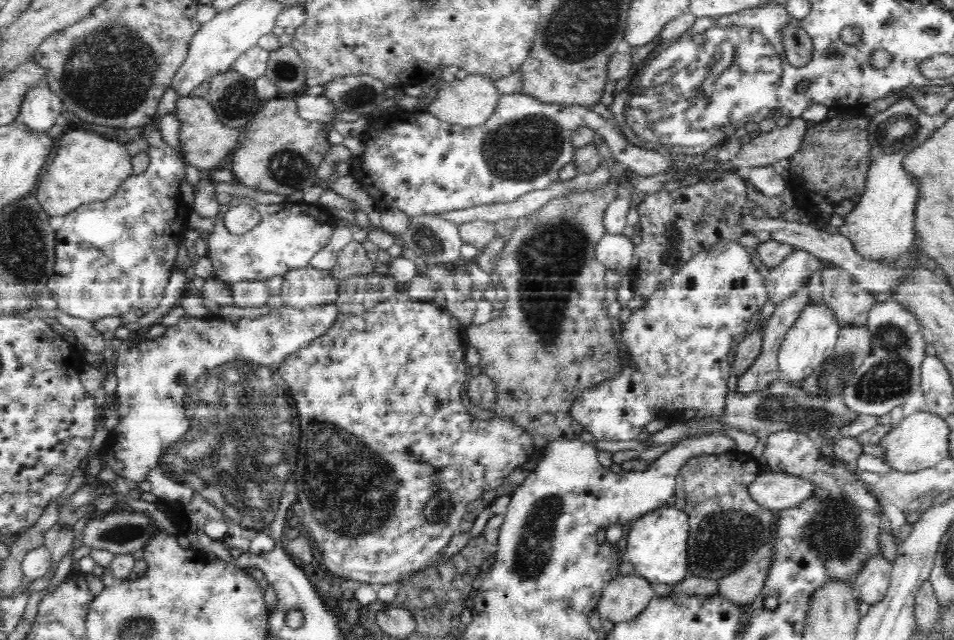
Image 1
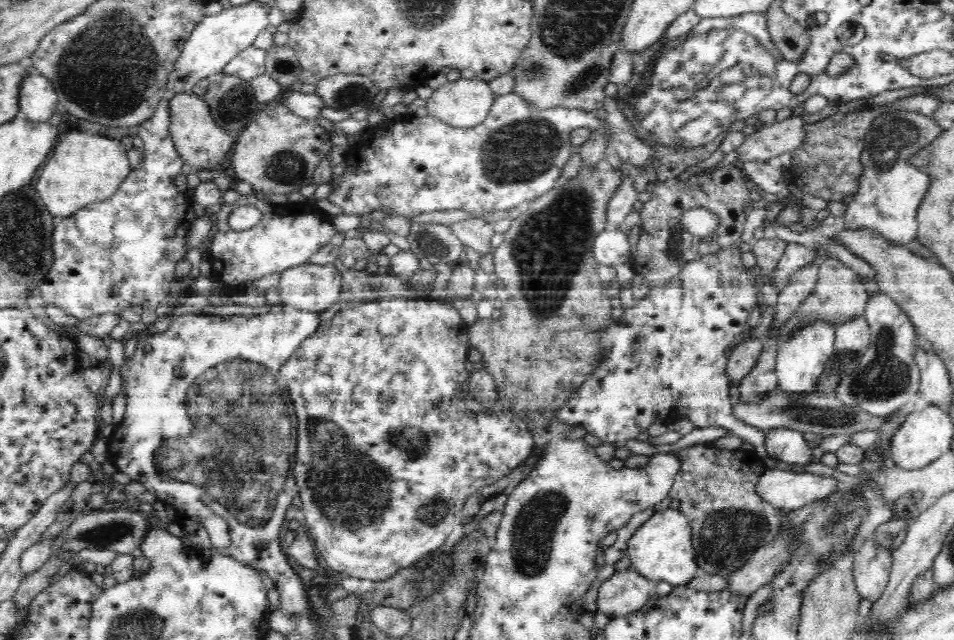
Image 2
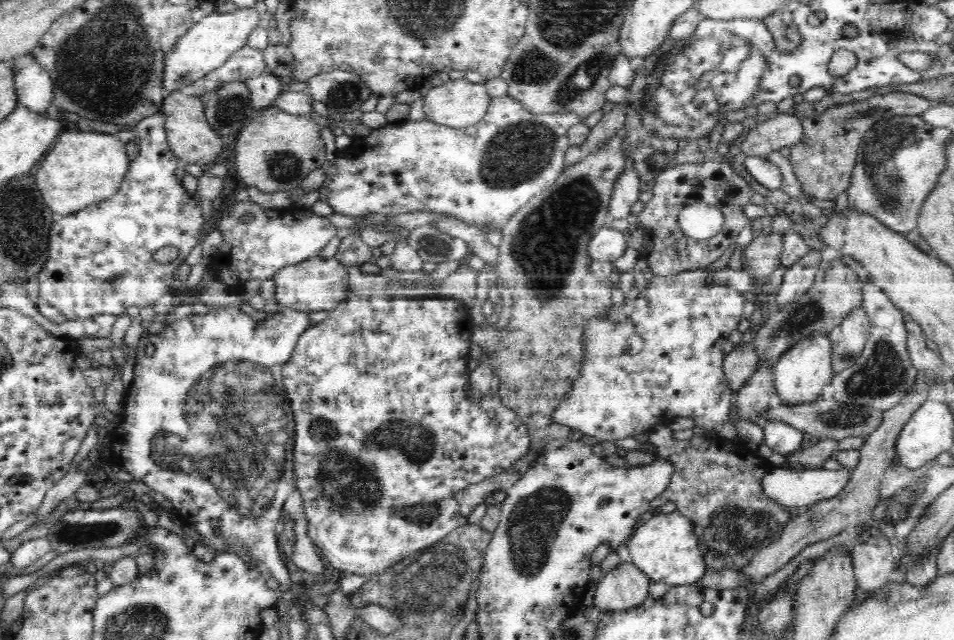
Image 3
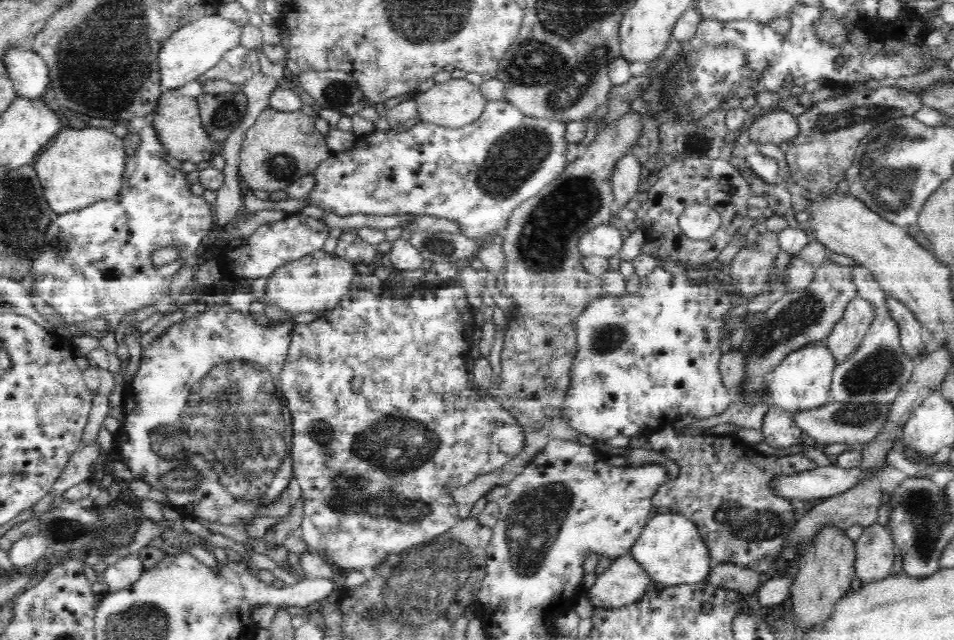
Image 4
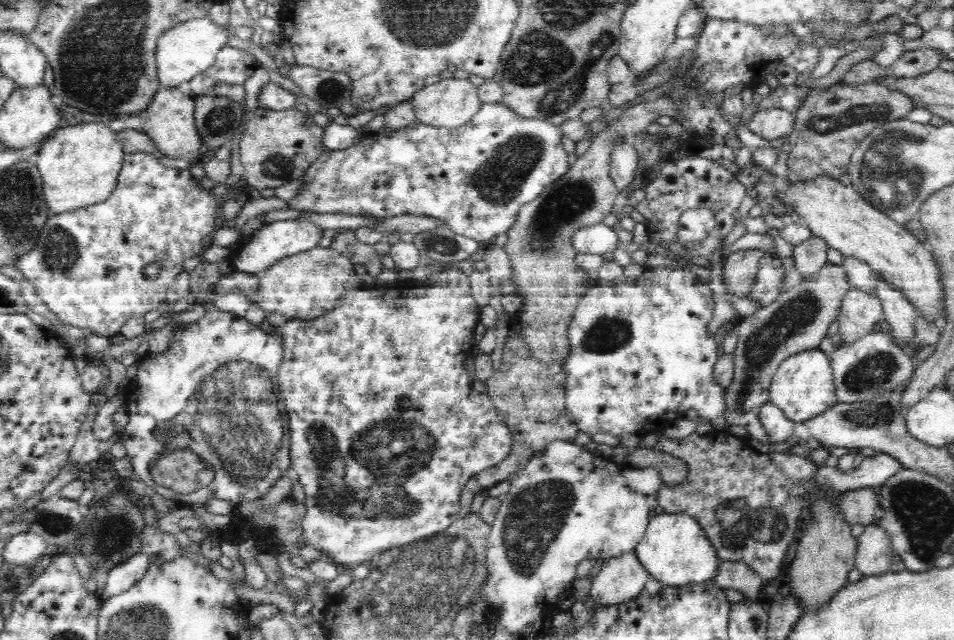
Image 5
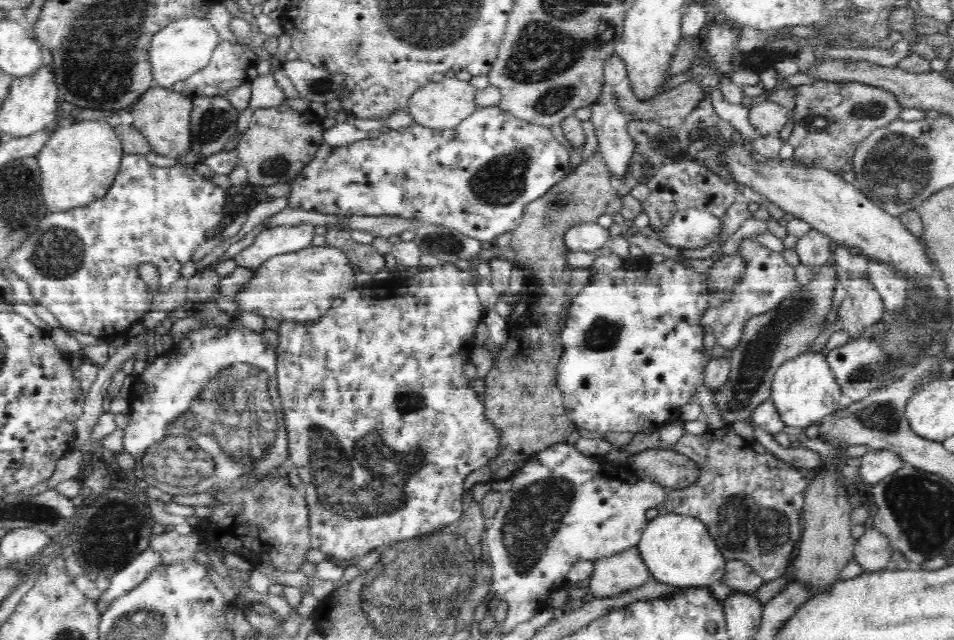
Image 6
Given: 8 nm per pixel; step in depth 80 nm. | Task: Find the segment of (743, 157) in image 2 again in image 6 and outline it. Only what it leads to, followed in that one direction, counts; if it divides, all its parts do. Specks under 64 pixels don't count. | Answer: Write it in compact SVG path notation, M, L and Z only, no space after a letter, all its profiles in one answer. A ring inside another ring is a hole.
M767 101L754 105L749 109L751 127L764 136L780 133L788 122L788 110L778 103Z

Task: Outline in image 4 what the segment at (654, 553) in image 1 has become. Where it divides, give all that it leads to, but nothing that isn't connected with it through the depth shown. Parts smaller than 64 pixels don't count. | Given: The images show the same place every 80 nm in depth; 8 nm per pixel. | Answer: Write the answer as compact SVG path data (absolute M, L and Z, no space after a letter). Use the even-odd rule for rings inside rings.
M672 511L650 519L628 554L635 558L654 582L660 582L664 587L706 580L712 568L711 550L700 537L699 527L694 521Z

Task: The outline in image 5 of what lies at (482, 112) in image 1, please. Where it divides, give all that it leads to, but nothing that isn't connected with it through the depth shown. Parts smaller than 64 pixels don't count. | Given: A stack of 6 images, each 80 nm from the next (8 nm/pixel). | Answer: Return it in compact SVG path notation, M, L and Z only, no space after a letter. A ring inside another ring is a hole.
M468 79L440 80L437 83L425 86L411 98L412 110L416 113L416 120L422 124L434 127L457 128L472 120L472 116L480 110L482 101L478 96L477 87Z

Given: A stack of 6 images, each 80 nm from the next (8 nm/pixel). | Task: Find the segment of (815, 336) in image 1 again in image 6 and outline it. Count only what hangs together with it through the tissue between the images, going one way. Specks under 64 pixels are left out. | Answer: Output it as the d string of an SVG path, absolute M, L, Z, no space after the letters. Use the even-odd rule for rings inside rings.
M822 352L799 354L787 360L773 376L771 401L776 405L777 414L785 426L807 428L811 424L832 415L843 400L840 385L835 381L834 373Z

